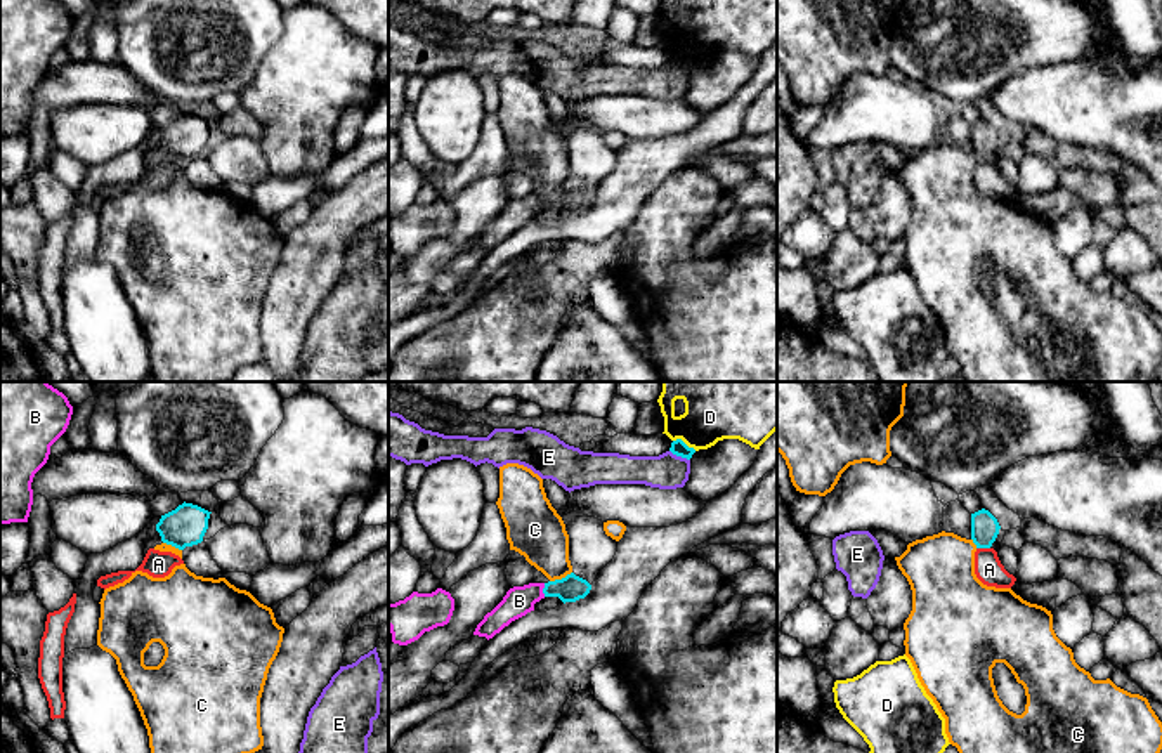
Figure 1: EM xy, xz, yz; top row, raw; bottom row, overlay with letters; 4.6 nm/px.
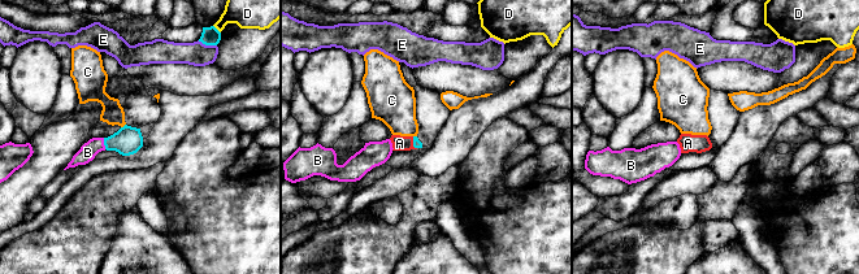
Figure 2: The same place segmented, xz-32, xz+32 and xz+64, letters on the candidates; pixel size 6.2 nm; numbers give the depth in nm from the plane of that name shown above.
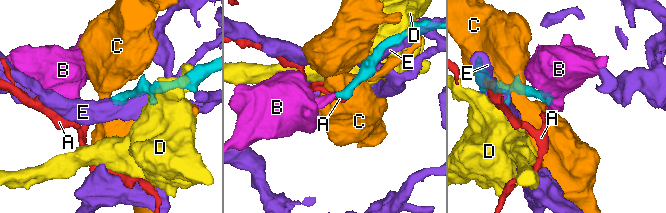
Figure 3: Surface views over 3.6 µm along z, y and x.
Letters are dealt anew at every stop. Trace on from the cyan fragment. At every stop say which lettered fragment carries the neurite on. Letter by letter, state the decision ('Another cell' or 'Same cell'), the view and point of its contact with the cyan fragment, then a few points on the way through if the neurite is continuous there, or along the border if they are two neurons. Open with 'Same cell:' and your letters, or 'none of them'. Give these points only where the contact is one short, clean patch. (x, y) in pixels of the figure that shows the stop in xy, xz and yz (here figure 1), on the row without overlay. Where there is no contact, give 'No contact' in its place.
Same cell: B
A: Another cell. Touches cyan at yz (984, 158). Boundary: yz (977, 158), (989, 160)
B: Same cell. Touches cyan at xz (543, 202). Path across: xz (569, 200), (543, 202), (519, 212)
C: Another cell. Touches cyan at xz (562, 189). Boundary: xz (571, 183), (550, 193)
D: Another cell. Touches cyan at xz (684, 54)
E: Another cell. Touches cyan at xz (680, 66)

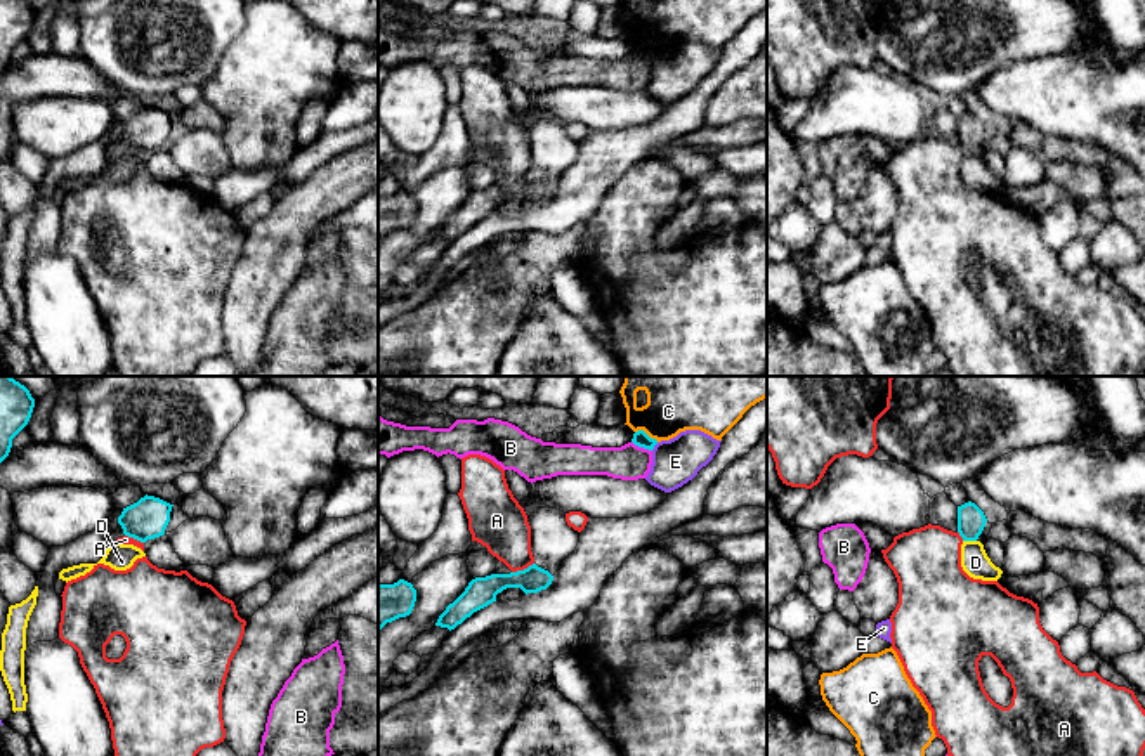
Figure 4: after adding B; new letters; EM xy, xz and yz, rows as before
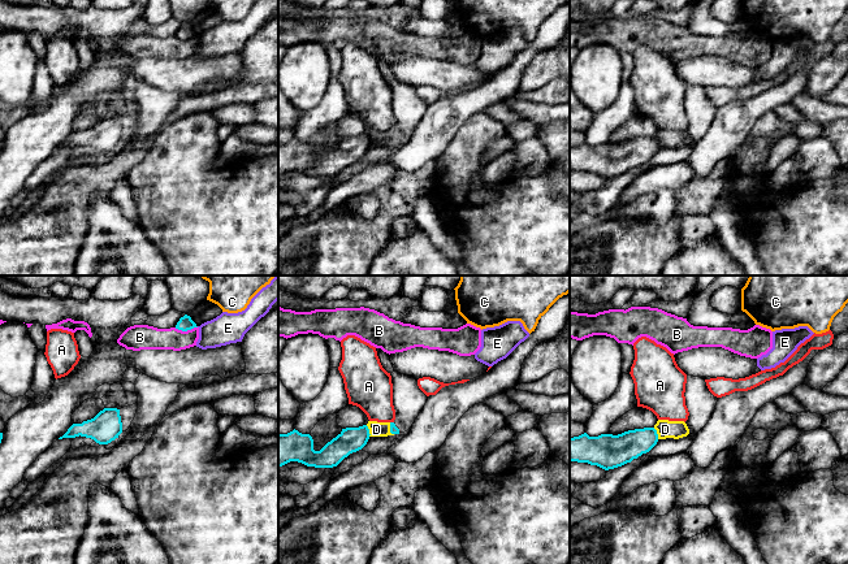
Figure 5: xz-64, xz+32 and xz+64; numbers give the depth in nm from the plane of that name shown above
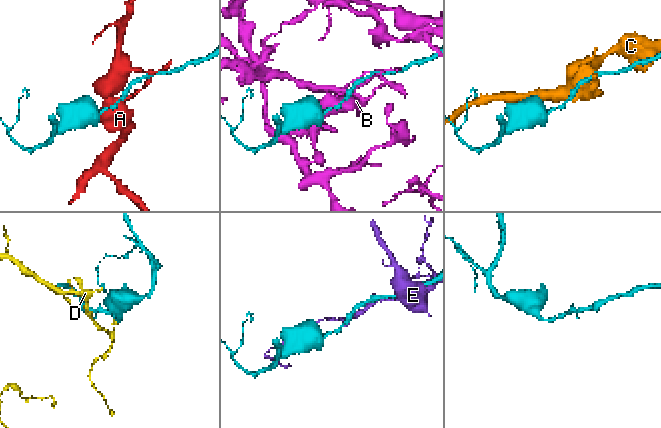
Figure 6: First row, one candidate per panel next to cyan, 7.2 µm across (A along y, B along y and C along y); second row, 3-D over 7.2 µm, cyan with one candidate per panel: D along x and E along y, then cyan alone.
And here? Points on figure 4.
Same cell: none of them
A: Another cell. Touches cyan at xz (524, 181). Boundary: xz (533, 174), (512, 184)
B: Another cell. Touches cyan at xz (642, 58)
C: Another cell. Touches cyan at xz (646, 45)
D: Another cell. Touches cyan at yz (970, 151)
E: Another cell. Touches cyan at xz (654, 56)

